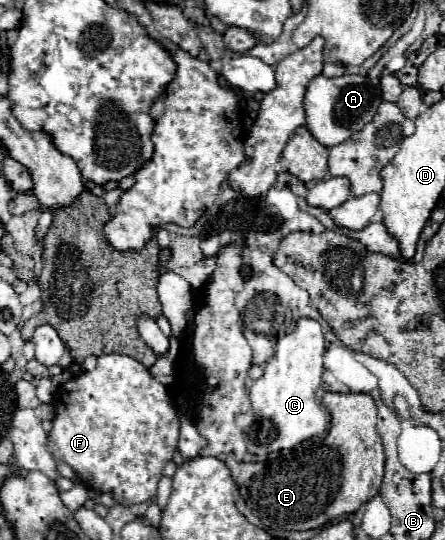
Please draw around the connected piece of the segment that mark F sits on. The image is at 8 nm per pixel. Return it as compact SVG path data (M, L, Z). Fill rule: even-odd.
M122 354L100 356L98 366L92 372L72 376L60 386L54 410L56 418L48 436L48 450L58 462L72 466L82 478L84 486L98 492L112 492L116 502L124 506L140 504L156 496L162 470L178 450L180 416L166 386L162 386L156 378L150 378L150 372L138 360Z

